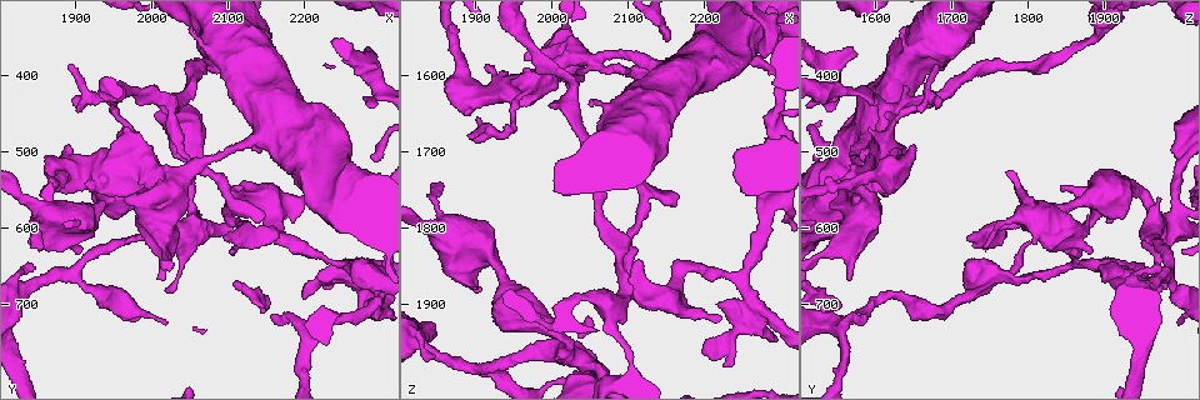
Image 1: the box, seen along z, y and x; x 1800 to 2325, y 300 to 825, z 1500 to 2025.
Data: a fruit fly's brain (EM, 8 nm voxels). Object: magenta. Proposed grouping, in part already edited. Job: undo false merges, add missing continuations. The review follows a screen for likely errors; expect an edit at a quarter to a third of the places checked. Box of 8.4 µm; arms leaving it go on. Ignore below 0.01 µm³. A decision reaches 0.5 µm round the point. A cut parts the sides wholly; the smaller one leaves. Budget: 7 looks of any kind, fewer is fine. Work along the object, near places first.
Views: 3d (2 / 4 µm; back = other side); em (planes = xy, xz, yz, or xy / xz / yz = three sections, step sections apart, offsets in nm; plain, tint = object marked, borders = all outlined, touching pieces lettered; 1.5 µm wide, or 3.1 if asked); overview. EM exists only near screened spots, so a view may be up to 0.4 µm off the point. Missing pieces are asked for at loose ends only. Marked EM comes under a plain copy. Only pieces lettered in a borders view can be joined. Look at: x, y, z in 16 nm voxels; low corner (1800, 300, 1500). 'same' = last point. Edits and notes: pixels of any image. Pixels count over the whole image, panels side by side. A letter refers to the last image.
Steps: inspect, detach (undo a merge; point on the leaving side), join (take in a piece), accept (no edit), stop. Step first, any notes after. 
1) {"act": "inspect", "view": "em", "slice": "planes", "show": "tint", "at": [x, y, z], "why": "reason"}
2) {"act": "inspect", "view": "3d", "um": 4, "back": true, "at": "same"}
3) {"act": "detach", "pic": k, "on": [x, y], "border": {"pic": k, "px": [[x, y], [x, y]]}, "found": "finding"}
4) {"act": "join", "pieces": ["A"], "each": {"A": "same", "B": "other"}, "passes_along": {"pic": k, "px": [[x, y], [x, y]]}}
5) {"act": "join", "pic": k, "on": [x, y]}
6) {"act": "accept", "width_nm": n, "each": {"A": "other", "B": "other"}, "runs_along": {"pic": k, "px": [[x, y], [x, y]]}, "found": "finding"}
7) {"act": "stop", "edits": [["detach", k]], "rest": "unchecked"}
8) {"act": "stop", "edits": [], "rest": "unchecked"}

{"act": "inspect", "view": "3d", "um": 4, "at": [1960, 560, 1575], "why": "stops while still wide"}

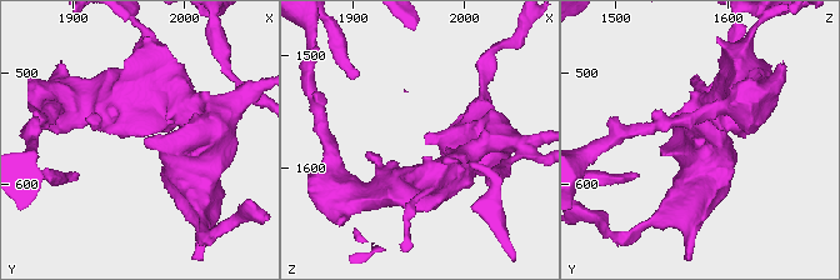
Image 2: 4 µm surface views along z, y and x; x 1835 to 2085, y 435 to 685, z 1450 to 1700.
{"act": "inspect", "view": "em", "slice": "planes", "show": "tint", "at": [1962, 560, 1580]}

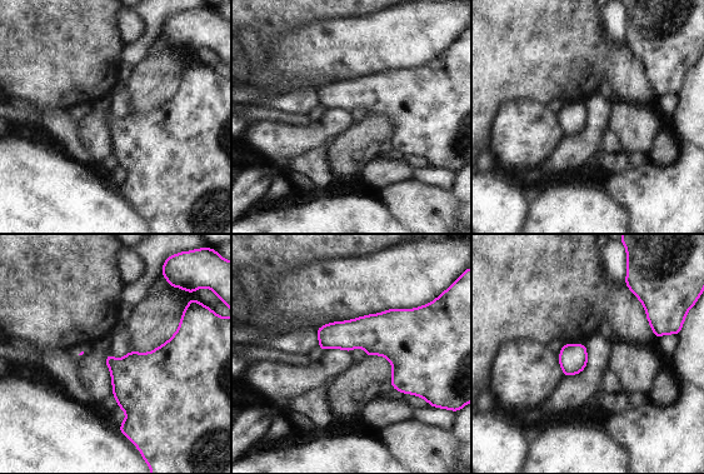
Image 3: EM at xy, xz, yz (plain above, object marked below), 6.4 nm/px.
{"act": "inspect", "view": "em", "slice": "planes", "show": "borders", "at": "same"}

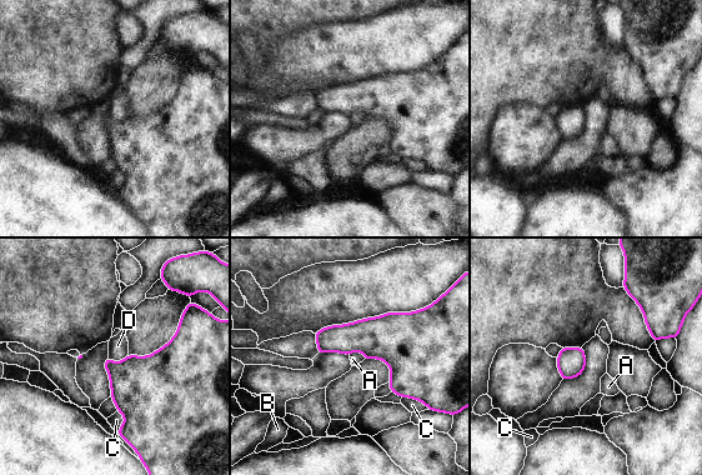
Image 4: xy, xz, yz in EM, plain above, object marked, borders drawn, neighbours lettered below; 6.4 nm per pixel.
{"act": "accept", "each": {"A": "other", "B": "other", "C": "other", "D": "other"}, "border": {"pic": 4, "px": [[128, 354], [119, 361], [109, 358]]}, "found": "none of them fits"}

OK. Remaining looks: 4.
{"act": "inspect", "view": "3d", "um": 2, "at": [2095, 610, 1725], "why": "an open end"}

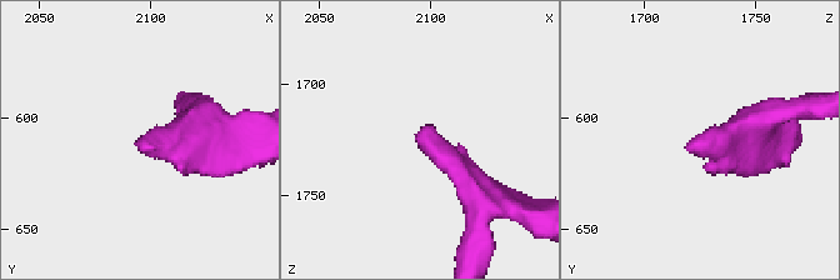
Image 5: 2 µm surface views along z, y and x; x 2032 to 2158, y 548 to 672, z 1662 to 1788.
{"act": "inspect", "view": "em", "slice": "yz", "step": 8, "show": "borders", "at": [2096, 614, 1721]}

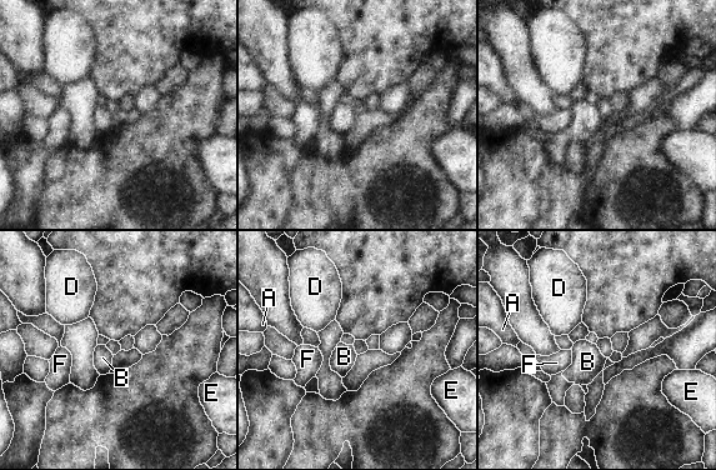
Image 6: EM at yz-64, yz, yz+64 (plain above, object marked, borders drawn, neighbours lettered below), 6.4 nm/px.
{"act": "inspect", "view": "em", "slice": "planes", "show": "borders", "at": "same"}

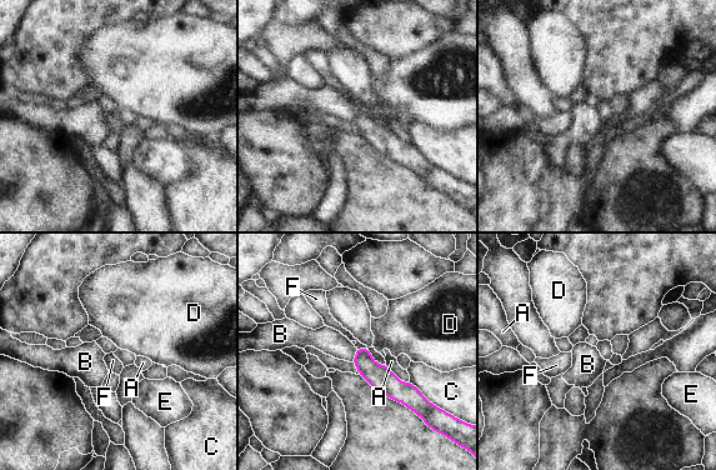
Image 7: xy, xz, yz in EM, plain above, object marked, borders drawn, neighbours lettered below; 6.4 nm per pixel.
{"act": "accept", "each": {"A": "other", "B": "other", "C": "other", "D": "other", "E": "other", "F": "other"}, "runs_along": {"pic": 7, "px": [[359, 351], [389, 385], [415, 400]]}, "found": "no lettered piece goes on from it"}

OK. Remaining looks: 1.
{"act": "inspect", "view": "em", "slice": "planes", "show": "borders", "at": [2050, 335, 1640], "why": "free end"}

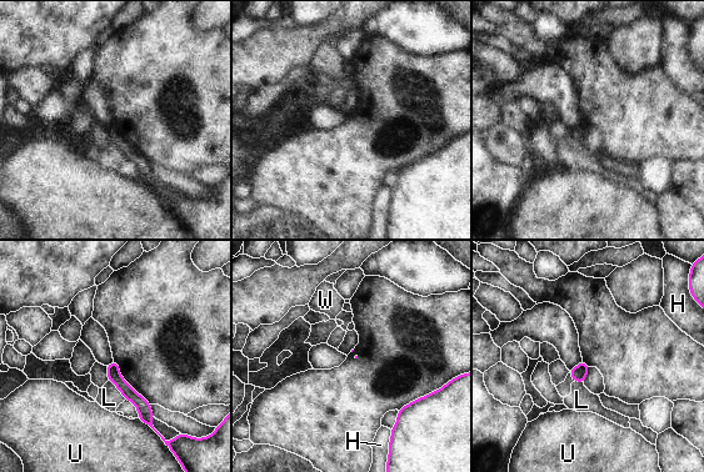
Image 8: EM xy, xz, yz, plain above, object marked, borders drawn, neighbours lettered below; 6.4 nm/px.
{"act": "accept", "each": {"H": "other", "L": "other", "U": "other", "W": "other"}, "runs_along": {"pic": 8, "px": [[114, 365], [114, 376], [149, 421]]}, "found": "none of them fits"}

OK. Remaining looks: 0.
{"act": "stop", "edits": [], "rest": "unchecked"}

